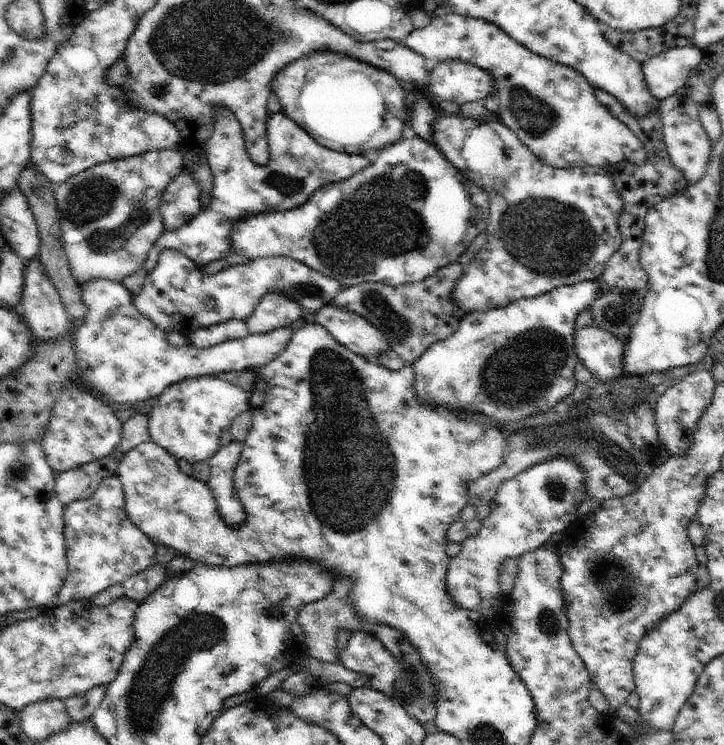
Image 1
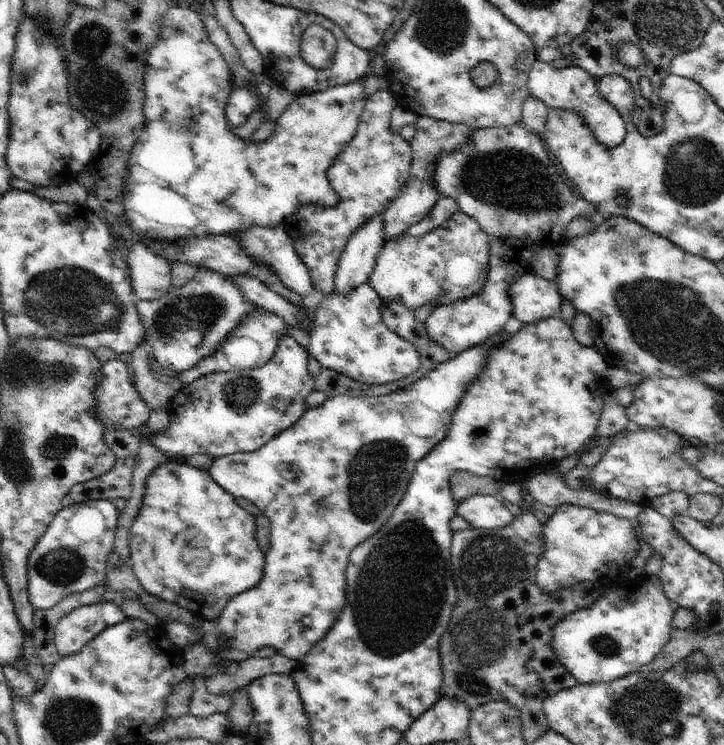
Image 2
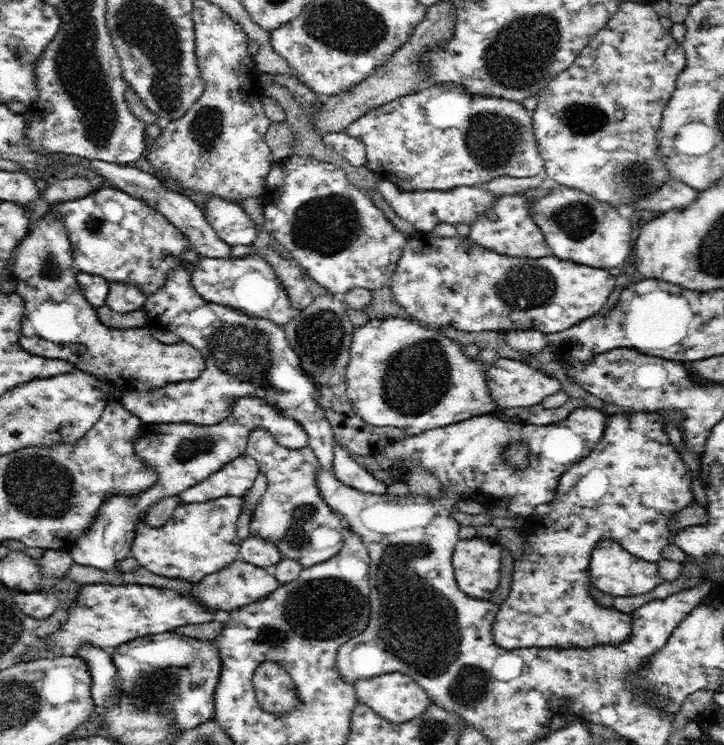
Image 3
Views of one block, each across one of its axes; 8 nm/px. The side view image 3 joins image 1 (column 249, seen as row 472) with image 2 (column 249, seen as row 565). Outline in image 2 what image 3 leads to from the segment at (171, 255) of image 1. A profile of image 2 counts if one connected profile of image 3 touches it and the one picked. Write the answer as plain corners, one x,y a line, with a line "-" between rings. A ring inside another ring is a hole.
197,268
196,276
184,286
184,288
172,288
160,300
150,302
137,301
136,308
138,316
144,324
144,330
148,332
149,352
162,368
174,370
174,372
184,372
188,368
196,366
200,360
206,356
212,356
216,346
222,346
224,340
227,340
228,334
236,328
248,314
252,314
256,308
255,304
248,302
240,288
232,284
229,276
206,270
206,268

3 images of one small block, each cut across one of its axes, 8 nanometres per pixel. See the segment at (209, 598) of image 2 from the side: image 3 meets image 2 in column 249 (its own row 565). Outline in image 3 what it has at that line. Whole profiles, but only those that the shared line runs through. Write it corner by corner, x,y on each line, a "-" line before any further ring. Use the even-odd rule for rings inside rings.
658,412
610,415
604,438
586,458
570,466
560,478
556,499
550,504
538,506
532,516
528,516
526,524
529,527
523,533
524,554
513,562
511,590
507,599
500,604
493,622
493,639
500,648
507,651
530,647
592,648
617,645
629,639
631,613
604,608
590,596
588,568
596,542
608,538
616,540
638,559
656,563
669,544
670,518
695,501
690,467
663,430
665,422
670,423
670,419
660,417

